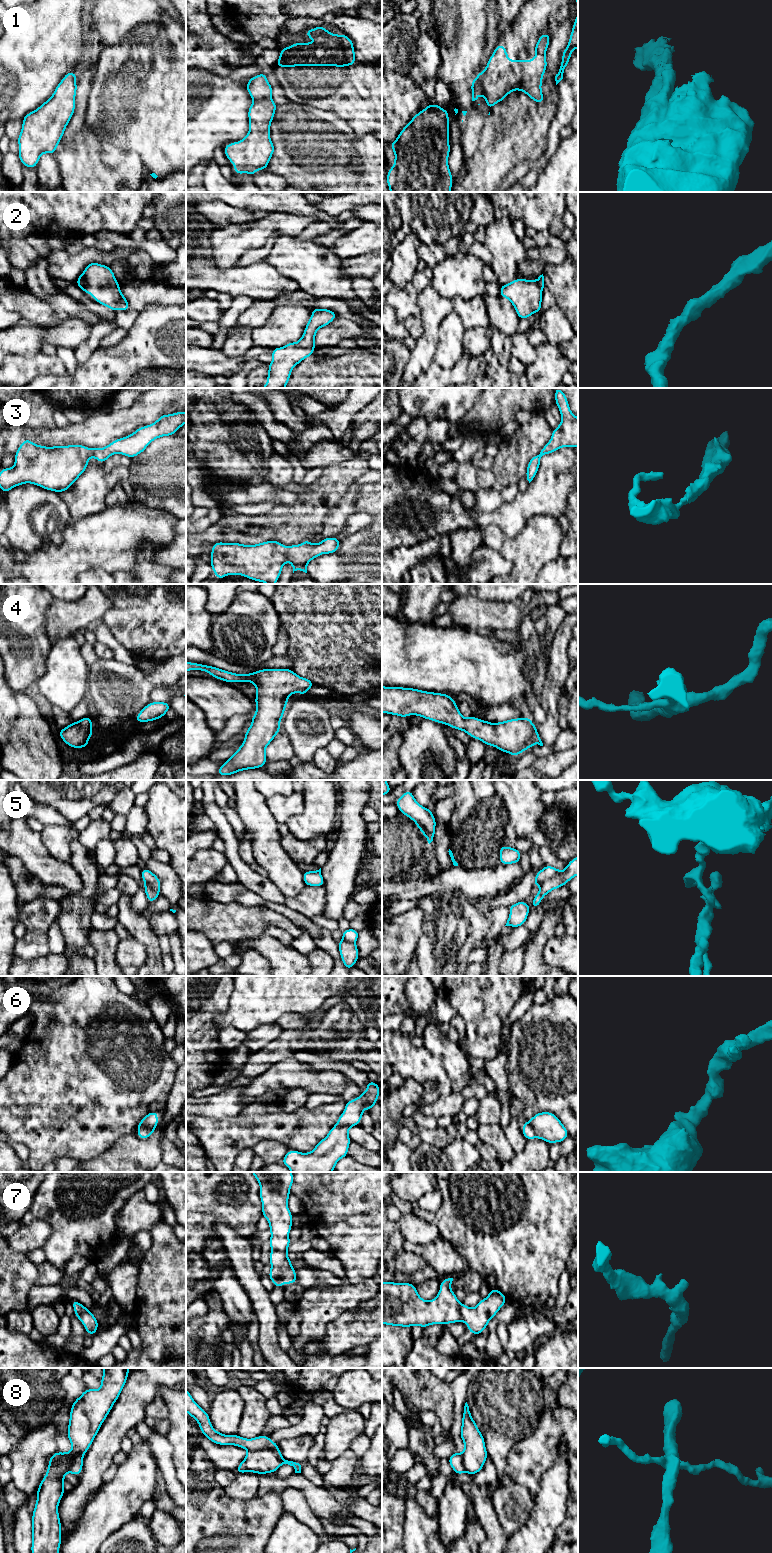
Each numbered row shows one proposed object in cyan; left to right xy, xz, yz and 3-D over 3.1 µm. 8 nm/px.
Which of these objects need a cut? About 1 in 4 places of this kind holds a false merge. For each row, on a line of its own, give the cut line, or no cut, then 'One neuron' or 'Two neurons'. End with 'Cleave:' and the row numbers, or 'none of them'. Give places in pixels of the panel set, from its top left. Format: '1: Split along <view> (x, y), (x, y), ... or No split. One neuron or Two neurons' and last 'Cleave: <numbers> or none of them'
1: No split. One neuron
2: No split. One neuron
3: No split. One neuron
4: No split. One neuron
5: Split along yz (564, 871), (560, 875), (546, 879), (540, 886). Two neurons
6: No split. One neuron
7: No split. One neuron
8: Split along xz (248, 1449), (272, 1449), (280, 1454). Two neurons
Cleave: 5, 8

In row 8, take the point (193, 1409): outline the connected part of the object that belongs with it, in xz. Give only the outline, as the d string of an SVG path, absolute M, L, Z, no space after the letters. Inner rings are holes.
M186 1389L186 1412L188 1416L197 1420L202 1434L211 1442L217 1445L235 1445L247 1450L271 1449L277 1454L281 1454L278 1444L273 1442L269 1436L258 1436L252 1439L240 1437L237 1434L224 1435L216 1431L210 1422L208 1412L203 1410L192 1398Z

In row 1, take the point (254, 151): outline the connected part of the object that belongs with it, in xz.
M266 73L250 78L246 89L253 99L248 109L249 132L240 142L227 144L223 150L237 175L248 173L254 177L257 170L267 169L275 151L270 140L270 125L277 105L271 97L273 87Z

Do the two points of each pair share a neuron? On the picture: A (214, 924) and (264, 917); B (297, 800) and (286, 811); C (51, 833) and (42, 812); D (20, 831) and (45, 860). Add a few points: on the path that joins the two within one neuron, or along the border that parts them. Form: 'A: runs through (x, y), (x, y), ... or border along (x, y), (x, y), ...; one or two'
A: runs through (226, 922), (252, 921); one
B: runs through (294, 803), (289, 808); one
C: border along (44, 825), (64, 825), (71, 832); two
D: runs through (23, 838), (38, 853); one

